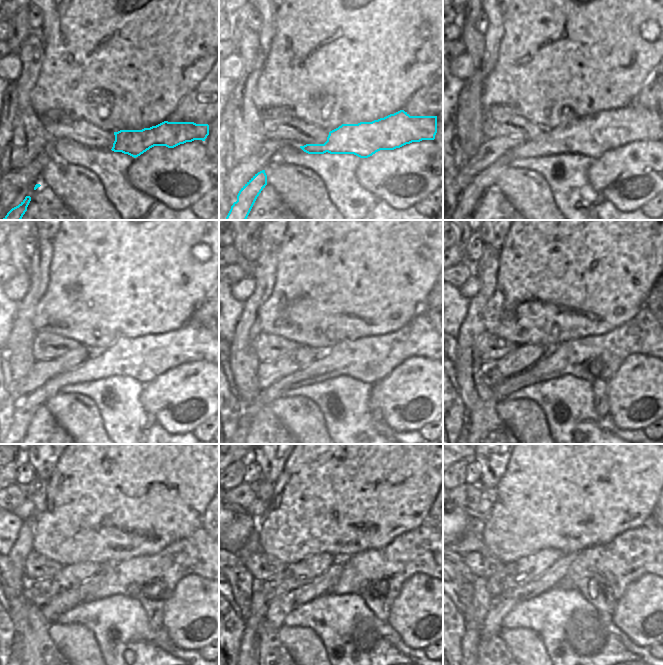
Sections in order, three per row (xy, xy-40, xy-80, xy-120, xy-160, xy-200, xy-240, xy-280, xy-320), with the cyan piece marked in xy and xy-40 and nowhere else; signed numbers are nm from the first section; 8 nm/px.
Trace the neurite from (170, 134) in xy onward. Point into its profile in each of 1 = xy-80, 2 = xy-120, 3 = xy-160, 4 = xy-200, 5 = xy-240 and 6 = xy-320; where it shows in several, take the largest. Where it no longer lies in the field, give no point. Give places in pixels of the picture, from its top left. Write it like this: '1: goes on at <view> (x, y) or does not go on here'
1: goes on at xy-80 (592, 136)
2: goes on at xy-120 (145, 358)
3: goes on at xy-160 (371, 359)
4: goes on at xy-200 (643, 334)
5: goes on at xy-240 (198, 554)
6: goes on at xy-320 (646, 550)

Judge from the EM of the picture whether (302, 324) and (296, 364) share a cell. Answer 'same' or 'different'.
different

